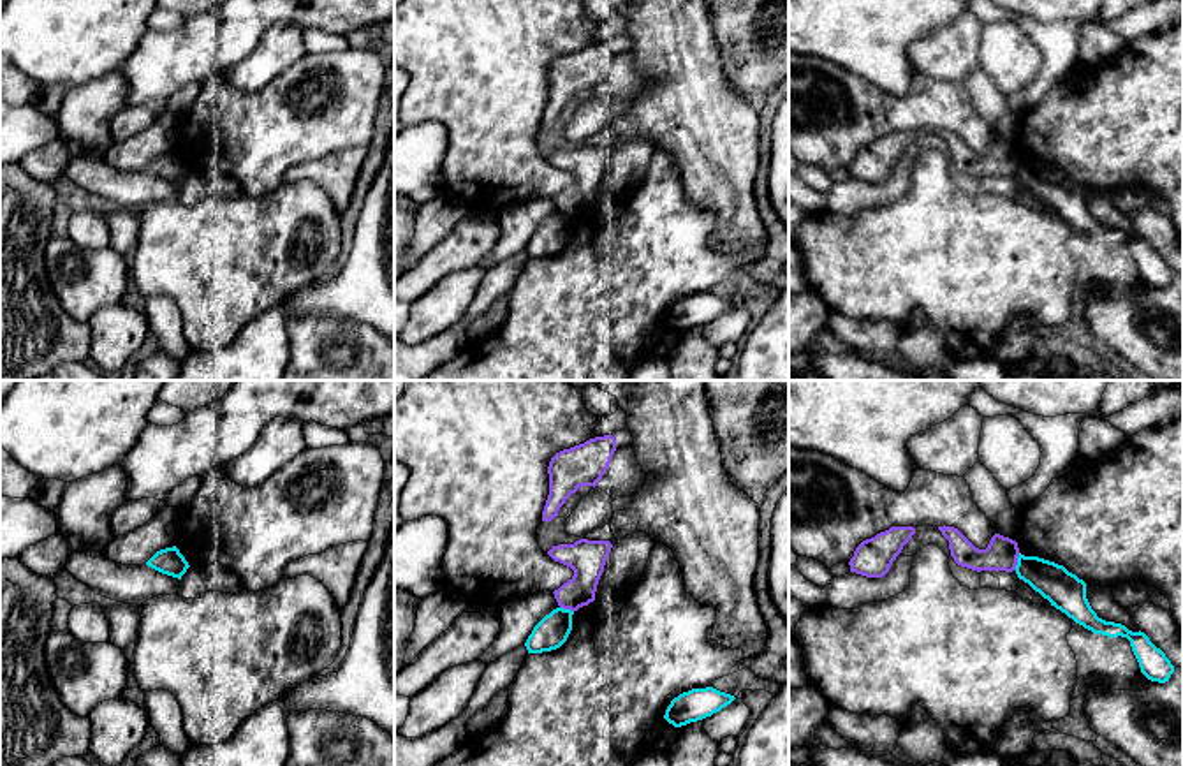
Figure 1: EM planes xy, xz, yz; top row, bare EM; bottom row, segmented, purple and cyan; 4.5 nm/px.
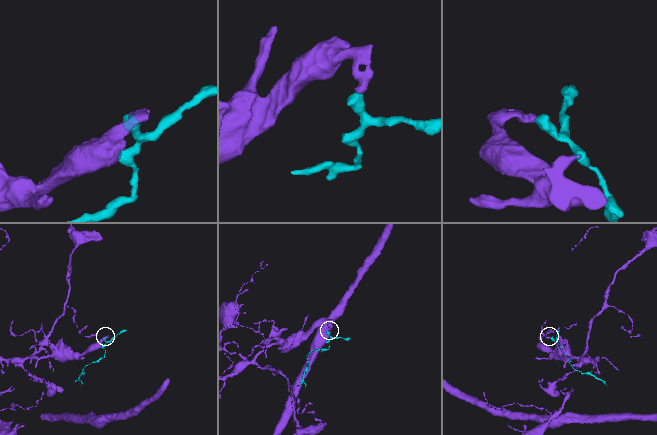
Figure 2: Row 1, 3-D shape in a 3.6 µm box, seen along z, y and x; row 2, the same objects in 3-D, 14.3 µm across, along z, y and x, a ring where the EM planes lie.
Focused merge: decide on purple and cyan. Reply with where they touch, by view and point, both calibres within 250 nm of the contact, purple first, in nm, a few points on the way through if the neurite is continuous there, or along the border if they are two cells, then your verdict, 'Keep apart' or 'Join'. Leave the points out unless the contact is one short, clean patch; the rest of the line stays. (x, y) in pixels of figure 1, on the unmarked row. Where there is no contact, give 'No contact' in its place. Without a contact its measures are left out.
Touches purple at yz (1016, 168). Thickness 150 nm (purple) against 170 nm. Boundary: yz (1020, 159), (1014, 175). Keep apart

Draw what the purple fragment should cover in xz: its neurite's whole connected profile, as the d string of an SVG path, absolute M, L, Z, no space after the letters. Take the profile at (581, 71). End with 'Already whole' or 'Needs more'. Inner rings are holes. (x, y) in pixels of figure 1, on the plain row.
M613 41L595 42L556 58L549 67L547 79L549 100L542 127L556 123L565 106L581 92L599 93L614 107L616 102L630 102L646 86L634 53L618 55Z. Needs more

